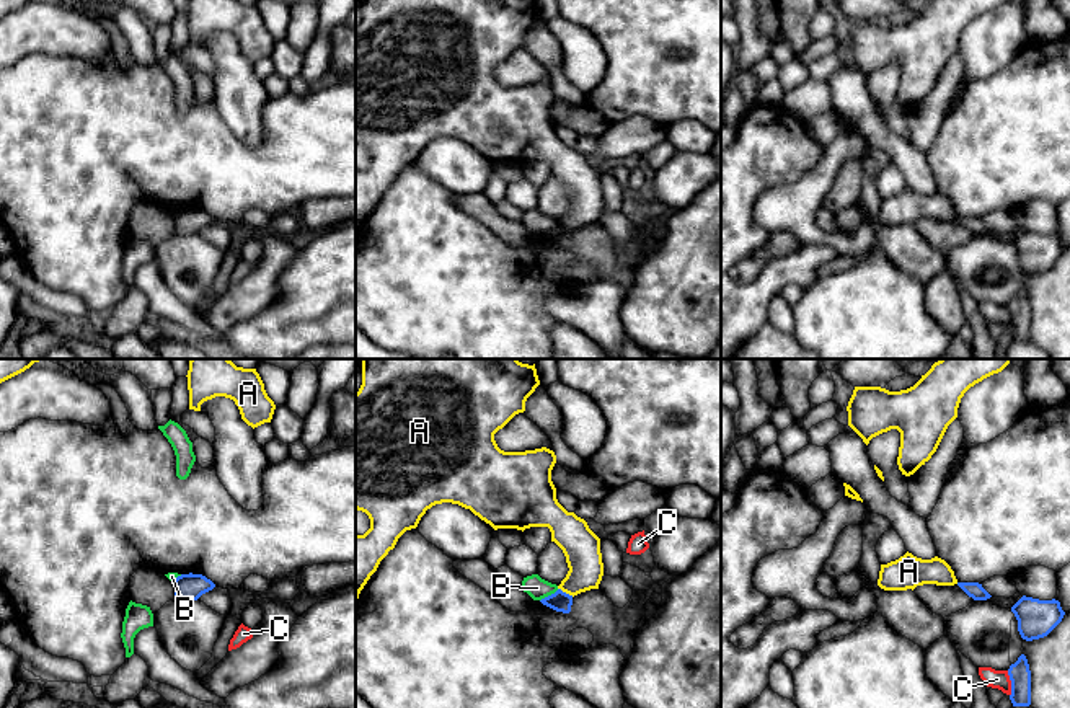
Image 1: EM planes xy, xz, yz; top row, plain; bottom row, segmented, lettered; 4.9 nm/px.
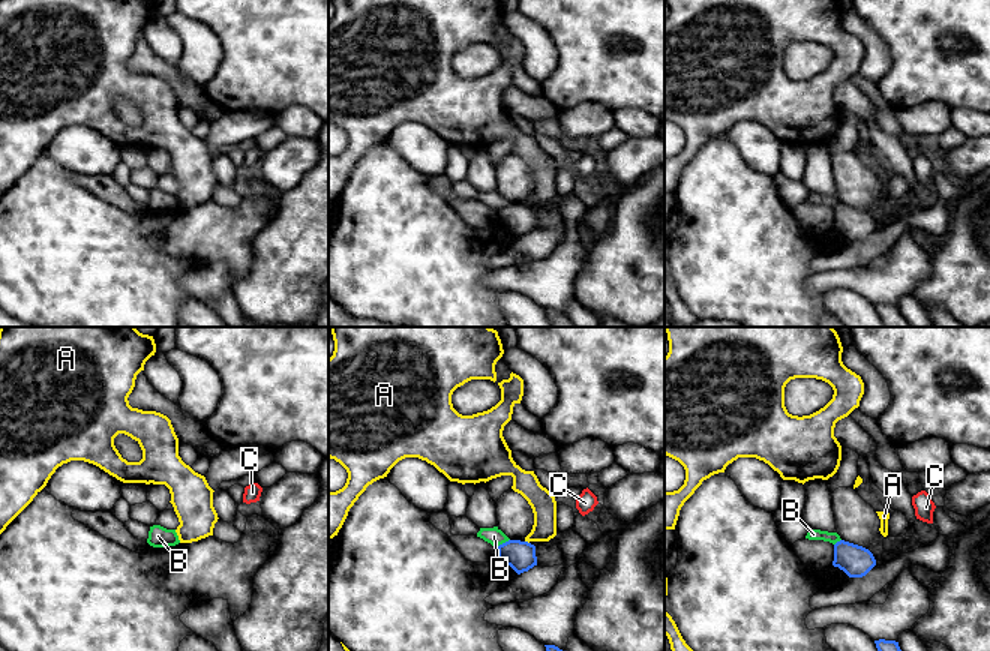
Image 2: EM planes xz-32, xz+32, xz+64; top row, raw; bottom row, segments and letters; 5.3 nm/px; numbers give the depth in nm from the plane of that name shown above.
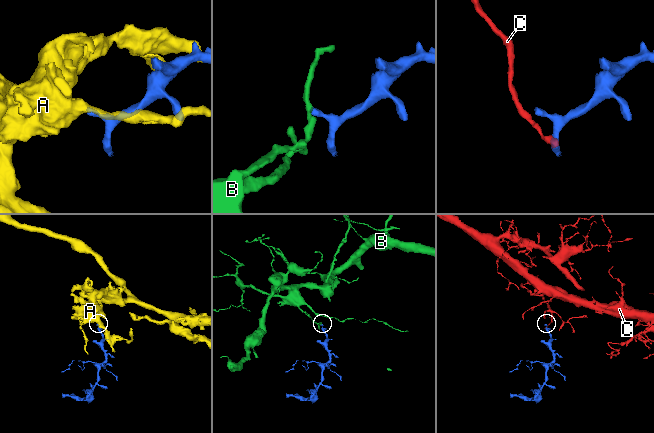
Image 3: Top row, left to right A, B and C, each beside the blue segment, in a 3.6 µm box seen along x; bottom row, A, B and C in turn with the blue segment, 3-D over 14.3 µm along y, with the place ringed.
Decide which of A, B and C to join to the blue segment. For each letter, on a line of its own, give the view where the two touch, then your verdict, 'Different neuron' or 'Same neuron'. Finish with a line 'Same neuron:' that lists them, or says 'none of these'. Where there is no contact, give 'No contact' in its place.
A: Touches blue in xz. Different neuron
B: Touches blue in xz. Different neuron
C: Touches blue in yz. Different neuron
Same neuron: none of these

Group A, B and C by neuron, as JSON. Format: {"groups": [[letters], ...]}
{"groups": [["A"], ["B"], ["C"]]}

